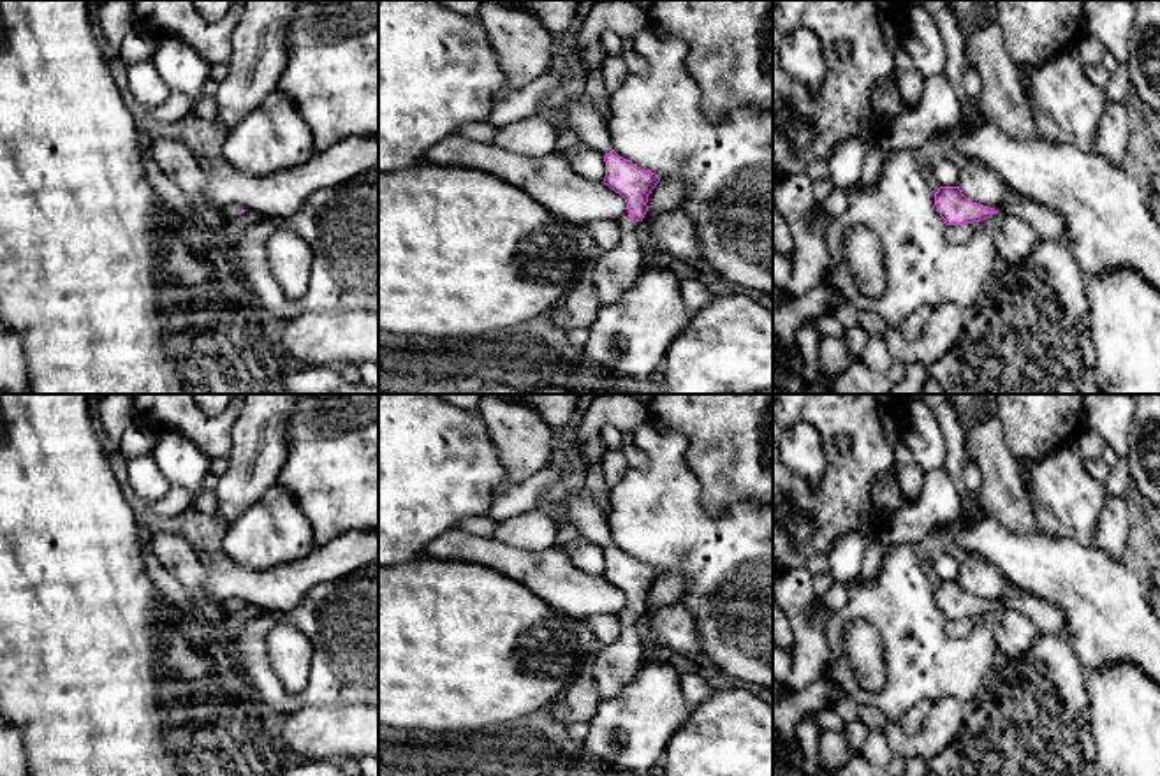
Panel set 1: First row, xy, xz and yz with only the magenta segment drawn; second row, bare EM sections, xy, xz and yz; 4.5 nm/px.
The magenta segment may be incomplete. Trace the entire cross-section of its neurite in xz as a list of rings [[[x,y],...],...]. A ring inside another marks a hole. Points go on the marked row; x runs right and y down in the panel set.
[[[614,150],[604,155],[604,162],[606,178],[602,183],[620,194],[628,208],[628,216],[621,222],[621,241],[607,252],[598,252],[588,271],[588,280],[595,285],[600,304],[609,306],[634,285],[644,264],[635,223],[644,218],[648,195],[660,178],[620,157]]]

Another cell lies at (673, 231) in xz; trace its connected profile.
[[[679,209],[646,211],[642,222],[650,229],[650,241],[683,262],[699,264],[701,243],[686,215]]]

